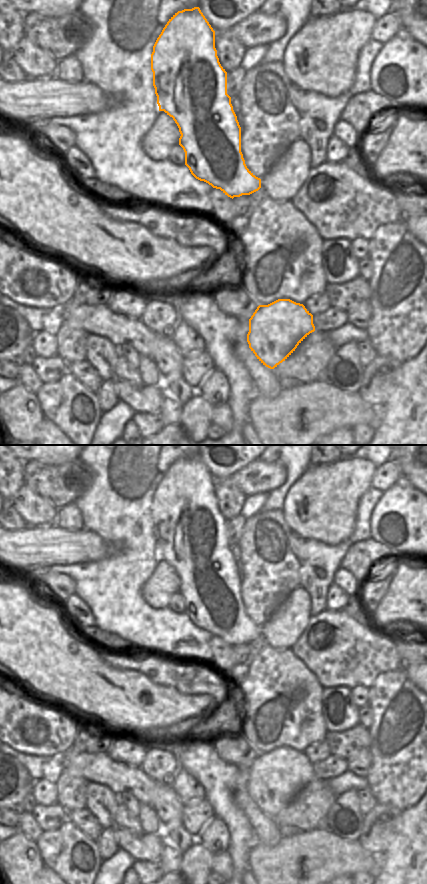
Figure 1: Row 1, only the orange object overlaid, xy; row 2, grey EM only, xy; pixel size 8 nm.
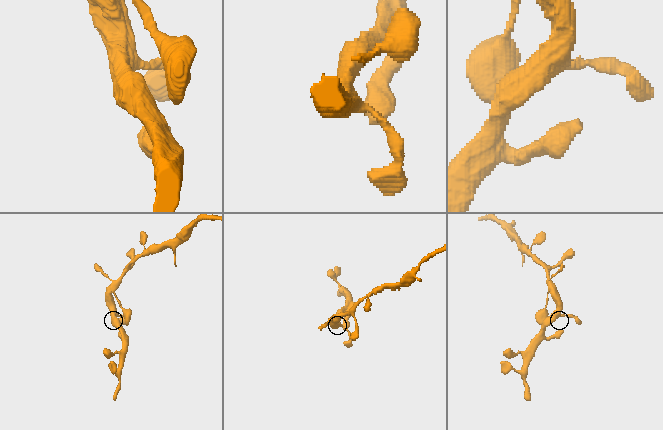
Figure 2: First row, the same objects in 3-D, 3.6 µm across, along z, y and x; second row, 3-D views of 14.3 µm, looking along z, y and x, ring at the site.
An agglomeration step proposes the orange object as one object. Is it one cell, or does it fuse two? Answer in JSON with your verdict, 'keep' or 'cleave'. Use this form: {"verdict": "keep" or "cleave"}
{"verdict": "keep"}

